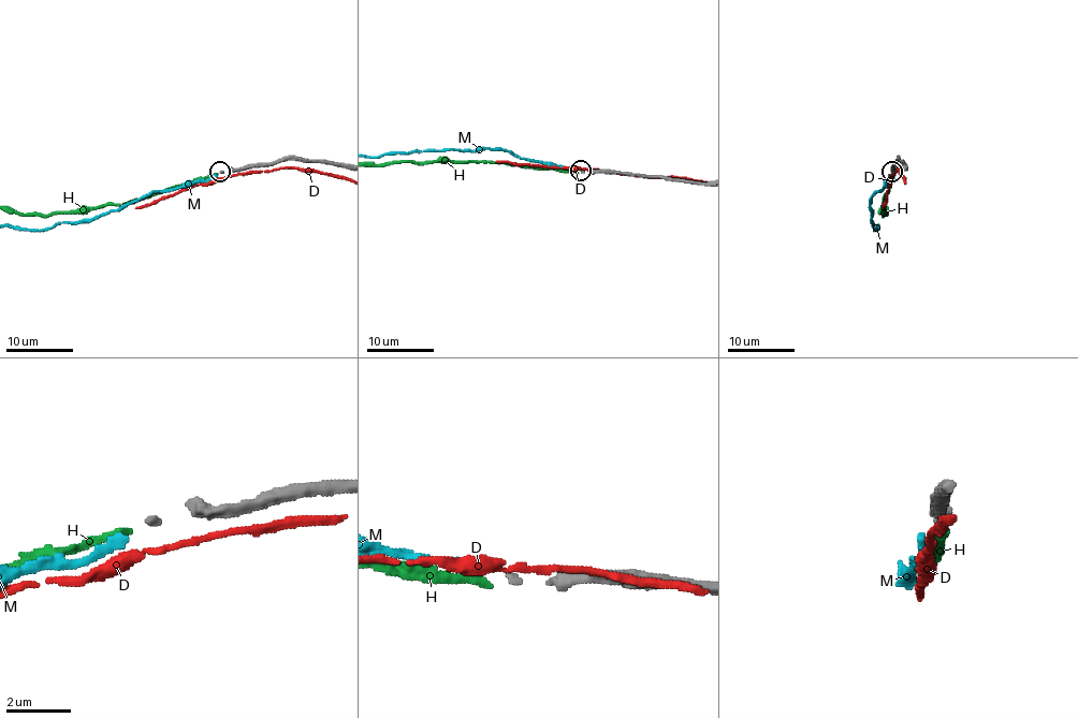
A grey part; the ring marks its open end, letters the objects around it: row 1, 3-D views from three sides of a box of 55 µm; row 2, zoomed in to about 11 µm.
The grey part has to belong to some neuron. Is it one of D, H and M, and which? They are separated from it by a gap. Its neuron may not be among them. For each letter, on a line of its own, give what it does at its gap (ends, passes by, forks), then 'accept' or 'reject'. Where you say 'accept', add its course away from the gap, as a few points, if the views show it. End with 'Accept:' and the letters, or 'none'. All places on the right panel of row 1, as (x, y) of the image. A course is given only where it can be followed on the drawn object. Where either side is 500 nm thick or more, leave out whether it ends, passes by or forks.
D: it passes by; reject
H: it ends there; reject
M: it ends there; reject
Accept: none

